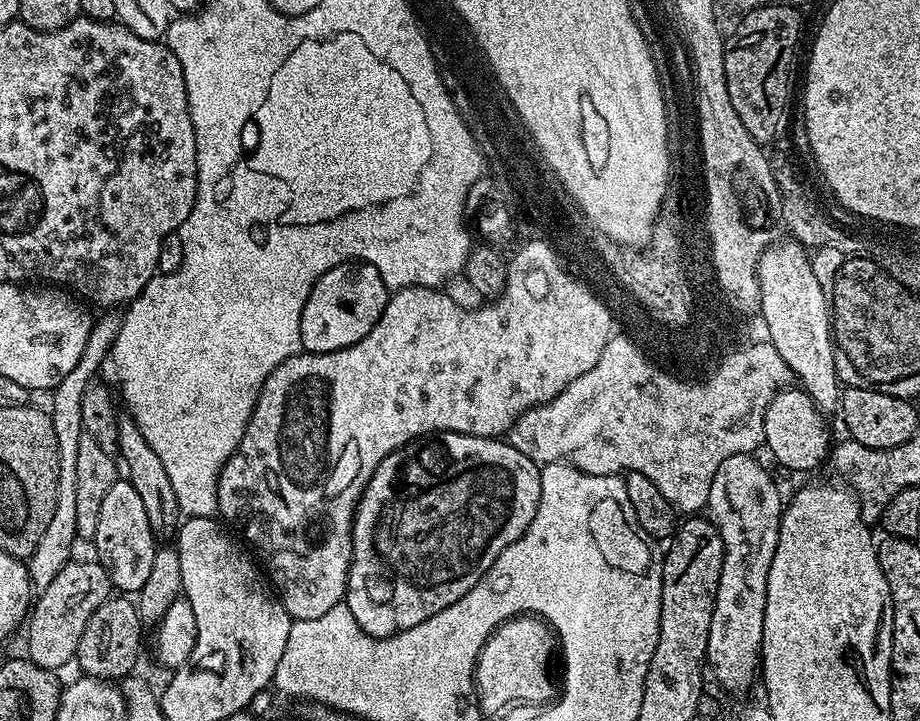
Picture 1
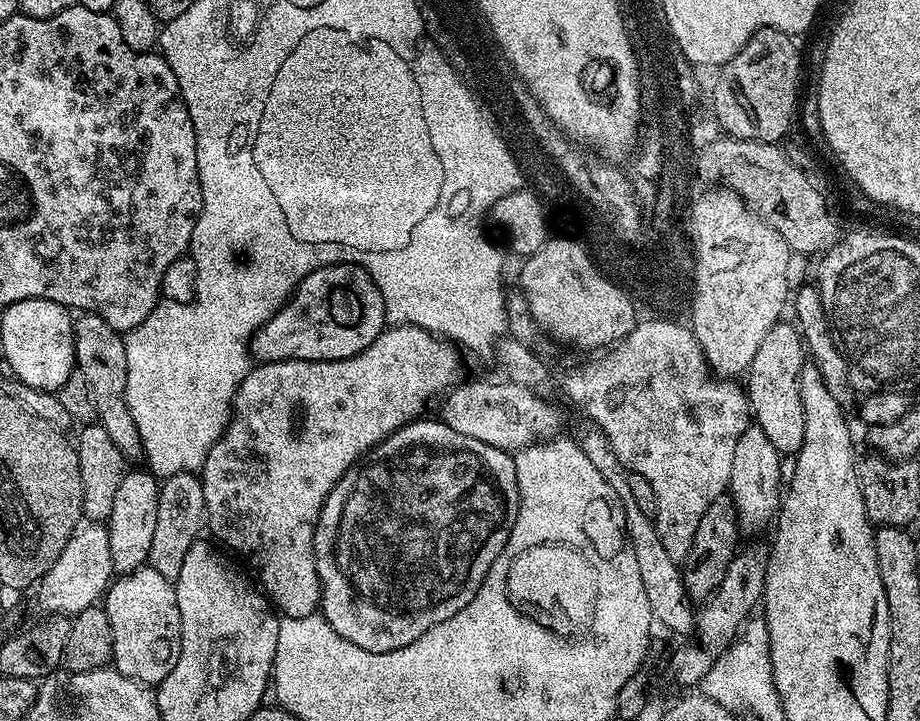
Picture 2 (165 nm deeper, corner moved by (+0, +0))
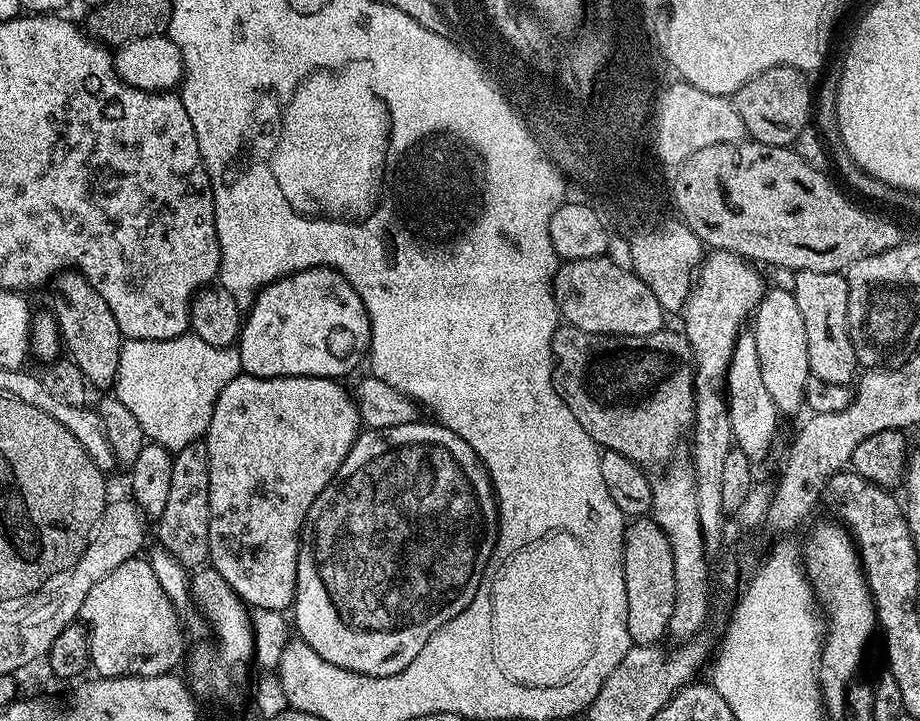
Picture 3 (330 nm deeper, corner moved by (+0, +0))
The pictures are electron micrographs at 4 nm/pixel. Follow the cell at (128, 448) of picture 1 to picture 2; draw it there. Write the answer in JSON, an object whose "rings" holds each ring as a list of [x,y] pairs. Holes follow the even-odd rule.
{"rings":[[[80,314],[75,317],[74,350],[76,351],[76,368],[86,378],[86,390],[90,390],[90,398],[96,411],[95,423],[110,434],[114,446],[122,450],[125,461],[138,462],[144,460],[144,443],[138,434],[138,426],[134,426],[134,414],[130,414],[130,406],[126,402],[126,346],[124,336],[115,332],[100,316]]]}

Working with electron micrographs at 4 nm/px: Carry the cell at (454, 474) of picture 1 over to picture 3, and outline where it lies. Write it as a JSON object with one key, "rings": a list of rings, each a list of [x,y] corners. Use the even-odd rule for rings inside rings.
{"rings":[[[417,422],[361,431],[350,454],[346,454],[346,462],[342,462],[326,490],[322,490],[322,494],[314,498],[300,531],[296,601],[290,609],[290,616],[296,619],[295,635],[305,640],[314,654],[326,658],[326,662],[334,662],[334,666],[342,666],[363,676],[397,676],[399,672],[406,670],[410,662],[418,658],[422,646],[430,642],[430,634],[434,634],[434,630],[438,630],[446,622],[450,622],[450,618],[462,614],[470,606],[496,545],[496,529],[500,516],[496,512],[496,491],[492,488],[488,471],[476,457],[474,450],[470,450],[470,446],[466,446],[466,442],[458,438],[458,434],[438,423],[427,423]]]}

